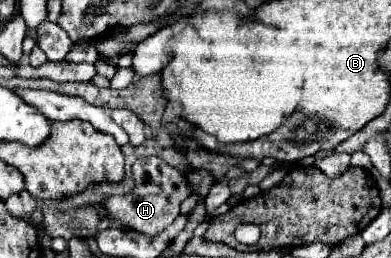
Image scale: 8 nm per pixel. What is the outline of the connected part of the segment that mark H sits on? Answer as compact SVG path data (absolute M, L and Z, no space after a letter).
M160 157L138 159L132 165L132 175L136 181L134 191L130 195L110 197L104 201L102 207L106 209L110 219L120 221L122 225L144 235L158 235L178 217L180 203L190 195L190 187L186 185L184 175L178 169L166 165Z

